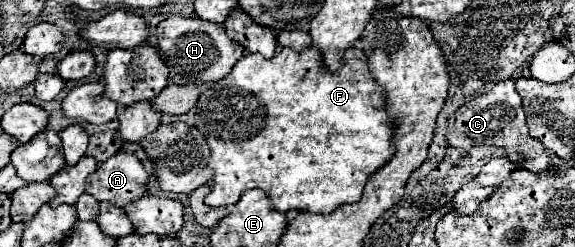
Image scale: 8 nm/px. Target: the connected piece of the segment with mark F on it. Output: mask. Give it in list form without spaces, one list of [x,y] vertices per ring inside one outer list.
[[[283,47],[271,59],[247,53],[227,77],[199,97],[195,109],[189,111],[185,119],[189,123],[193,121],[211,145],[209,167],[215,175],[211,193],[205,197],[209,207],[233,205],[243,191],[259,187],[267,191],[275,209],[281,213],[333,213],[344,203],[359,201],[368,177],[395,153],[395,125],[387,113],[387,95],[371,77],[367,61],[345,61],[339,71],[329,71],[323,67],[323,57],[317,47],[309,47],[303,53]]]

